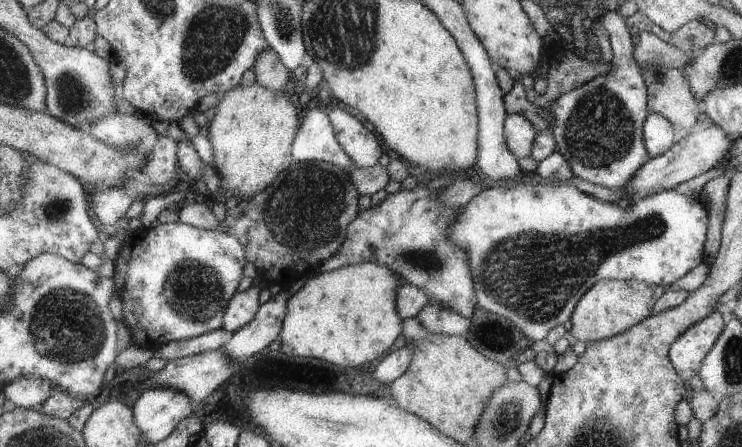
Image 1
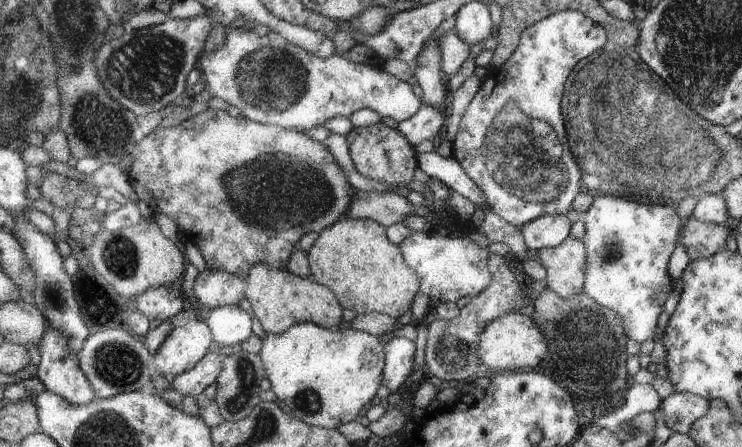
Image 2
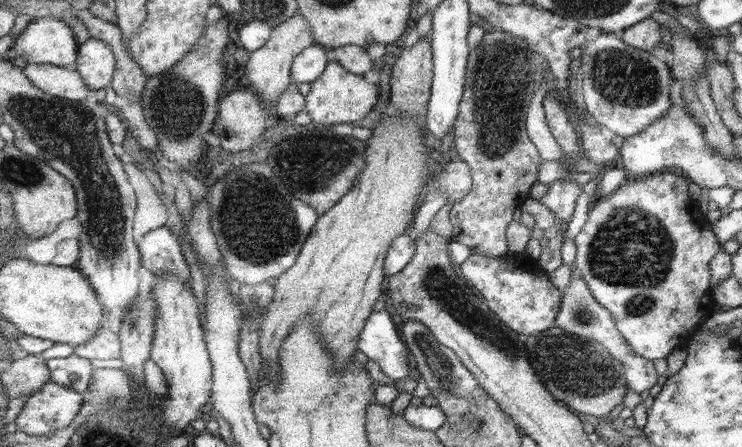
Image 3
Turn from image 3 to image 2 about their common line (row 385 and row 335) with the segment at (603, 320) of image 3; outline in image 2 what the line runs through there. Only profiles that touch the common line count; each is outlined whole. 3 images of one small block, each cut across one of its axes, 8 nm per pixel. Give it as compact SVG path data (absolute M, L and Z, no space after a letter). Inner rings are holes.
M597 194L591 208L582 215L586 222L587 274L584 292L593 300L621 314L627 336L633 340L647 342L657 334L659 318L673 292L674 280L669 276L669 260L677 248L679 231L682 228L679 214L671 206L642 204L625 200L619 196Z

